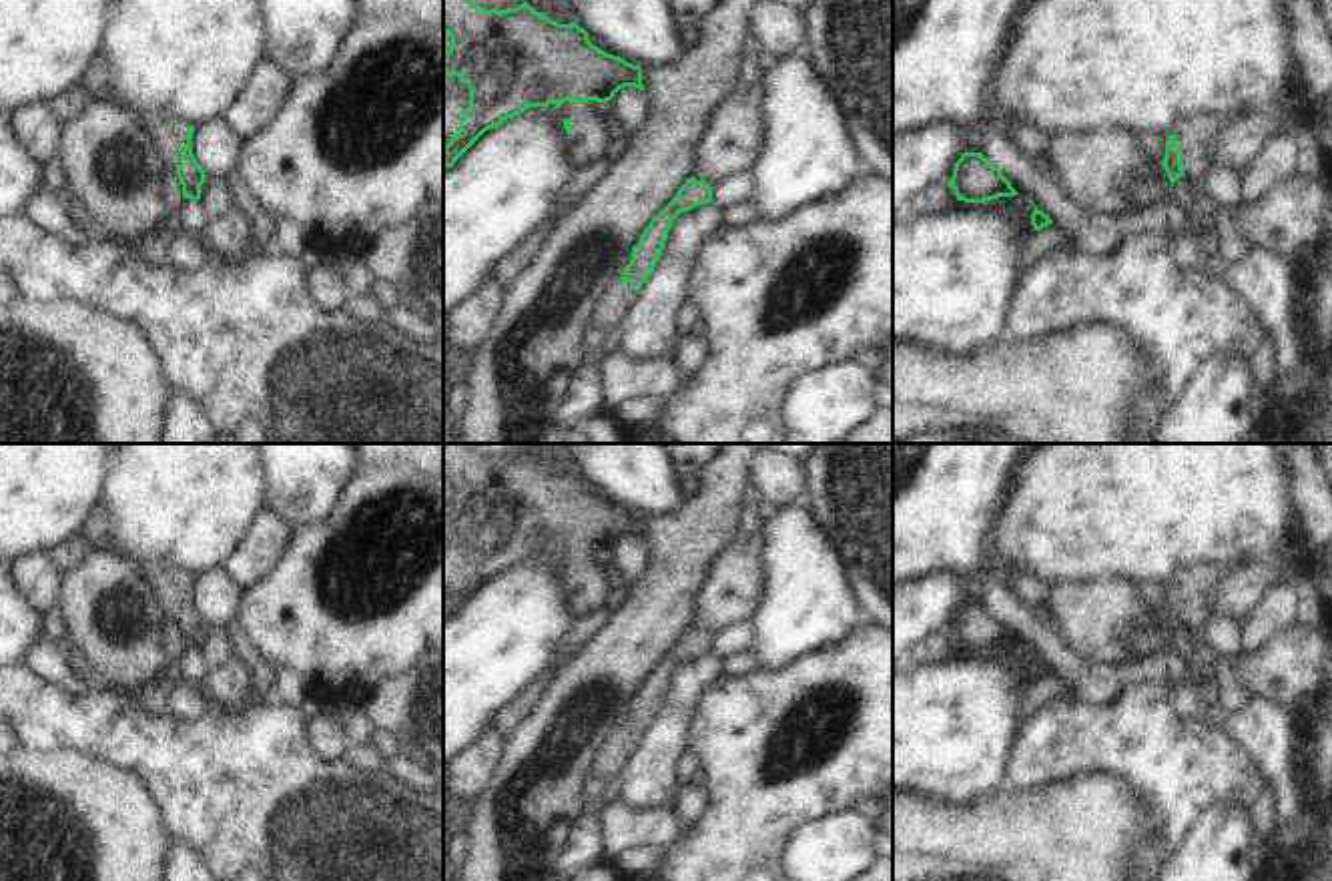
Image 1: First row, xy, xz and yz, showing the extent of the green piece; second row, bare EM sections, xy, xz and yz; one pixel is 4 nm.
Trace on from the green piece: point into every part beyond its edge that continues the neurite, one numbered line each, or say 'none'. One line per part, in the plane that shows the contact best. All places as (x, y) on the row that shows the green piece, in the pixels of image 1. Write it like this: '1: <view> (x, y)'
1: xy (169, 137).

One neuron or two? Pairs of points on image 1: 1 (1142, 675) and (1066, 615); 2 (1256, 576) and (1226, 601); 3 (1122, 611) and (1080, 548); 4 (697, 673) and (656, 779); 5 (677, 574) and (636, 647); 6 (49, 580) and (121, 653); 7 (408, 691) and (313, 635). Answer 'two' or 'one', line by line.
1: two
2: one
3: two
4: one
5: one
6: two
7: two

